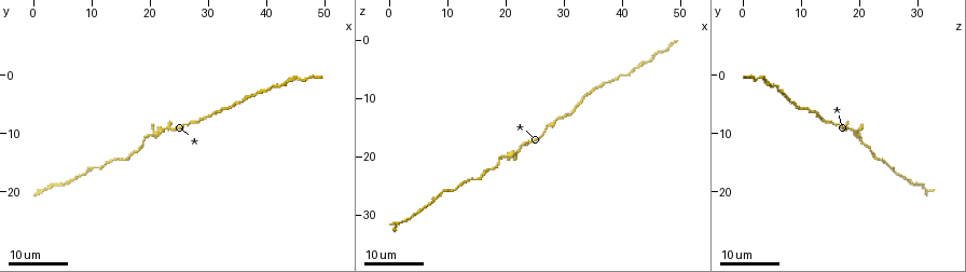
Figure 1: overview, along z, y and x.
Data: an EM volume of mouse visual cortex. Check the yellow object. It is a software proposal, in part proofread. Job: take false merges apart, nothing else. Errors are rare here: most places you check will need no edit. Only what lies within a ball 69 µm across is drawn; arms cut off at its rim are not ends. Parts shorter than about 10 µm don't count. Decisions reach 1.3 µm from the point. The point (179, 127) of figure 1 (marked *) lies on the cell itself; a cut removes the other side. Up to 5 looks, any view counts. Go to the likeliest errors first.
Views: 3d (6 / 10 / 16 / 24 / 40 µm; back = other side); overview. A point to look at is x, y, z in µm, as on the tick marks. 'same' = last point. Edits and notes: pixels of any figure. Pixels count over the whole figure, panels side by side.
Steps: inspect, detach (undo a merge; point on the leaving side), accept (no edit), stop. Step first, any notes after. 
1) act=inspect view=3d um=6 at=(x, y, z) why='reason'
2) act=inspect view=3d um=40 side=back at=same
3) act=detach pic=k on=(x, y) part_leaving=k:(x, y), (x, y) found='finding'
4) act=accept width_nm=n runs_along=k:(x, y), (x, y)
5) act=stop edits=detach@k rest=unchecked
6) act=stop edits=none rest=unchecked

act=inspect view=3d um=16 at=(37.5, 3.5, 7.0) why='a narrow waist'

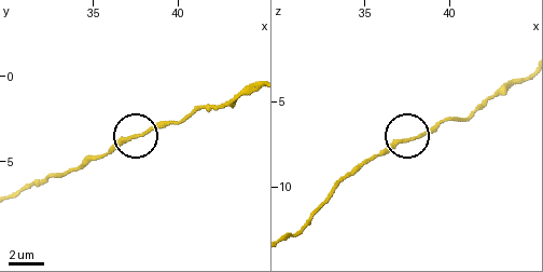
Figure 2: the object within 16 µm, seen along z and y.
act=inspect view=3d um=6 at=(38.1, 3.4, 7.1) why='zoom in'

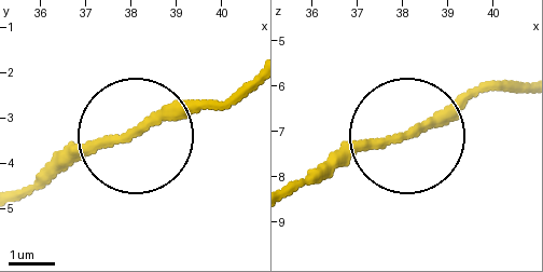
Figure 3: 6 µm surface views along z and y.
act=accept width_nm=170 found='one cell here'

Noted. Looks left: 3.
act=inspect view=3d um=16 at=(22.5, 9.5, 18.5) why='thick turns thin'

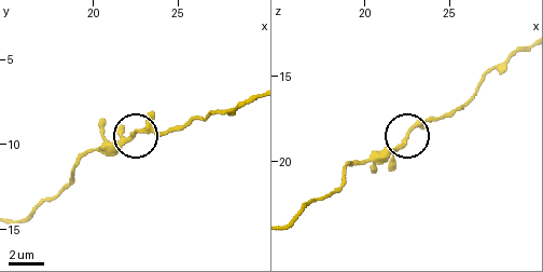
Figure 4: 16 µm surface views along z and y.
act=inspect view=3d um=10 at=(22.5, 9.2, 18.7)

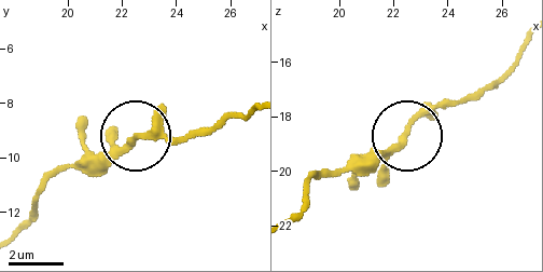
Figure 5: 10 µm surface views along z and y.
act=accept width_nm=230 runs_along=5:(199, 128), (137, 136), (86, 168) found='one cell here'

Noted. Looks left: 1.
act=stop edits=none rest=unchecked

